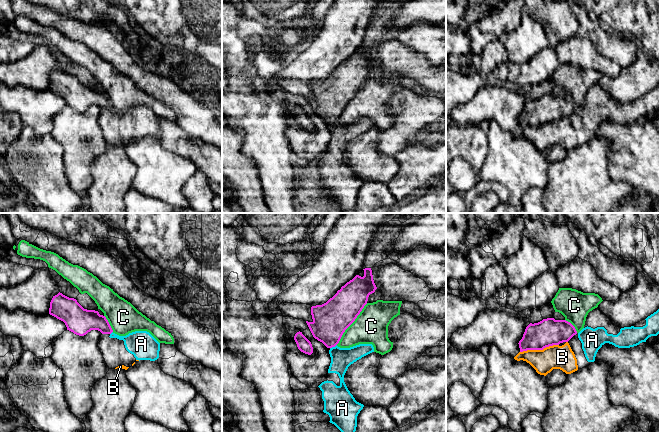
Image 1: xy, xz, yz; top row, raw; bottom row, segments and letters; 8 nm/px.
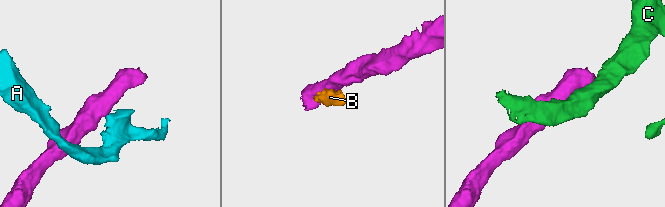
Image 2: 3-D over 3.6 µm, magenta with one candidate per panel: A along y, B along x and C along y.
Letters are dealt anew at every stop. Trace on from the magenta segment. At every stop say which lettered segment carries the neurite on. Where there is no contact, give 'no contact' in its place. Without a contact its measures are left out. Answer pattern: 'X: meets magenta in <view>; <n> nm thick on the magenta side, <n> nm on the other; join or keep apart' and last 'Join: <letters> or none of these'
A: meets magenta in xz; 280 nm thick on the magenta side, 180 nm on the other; keep apart
B: meets magenta in yz; 220 nm thick on the magenta side, 190 nm on the other; keep apart
C: meets magenta in xz; 280 nm thick on the magenta side, 280 nm on the other; keep apart
Join: none of these

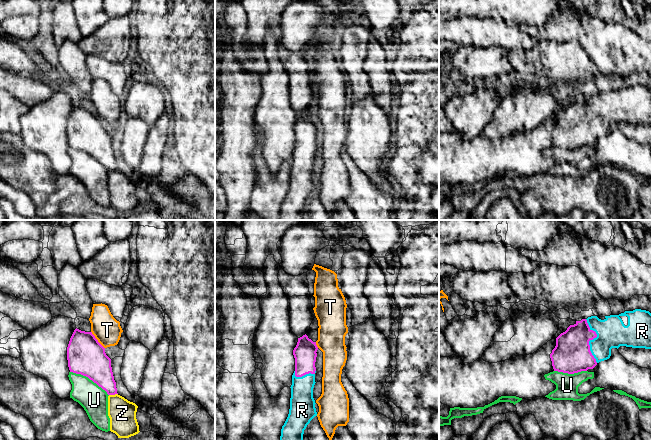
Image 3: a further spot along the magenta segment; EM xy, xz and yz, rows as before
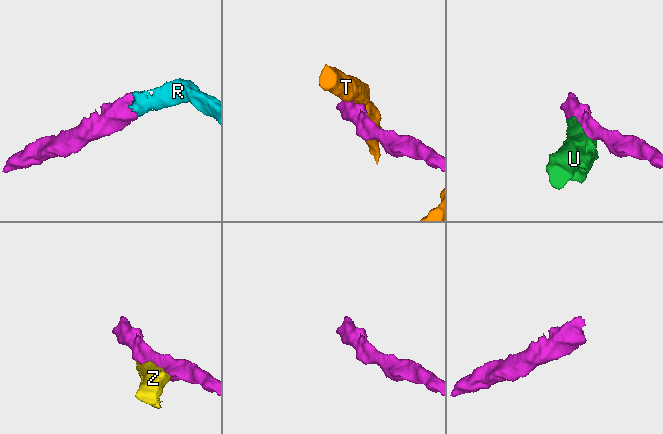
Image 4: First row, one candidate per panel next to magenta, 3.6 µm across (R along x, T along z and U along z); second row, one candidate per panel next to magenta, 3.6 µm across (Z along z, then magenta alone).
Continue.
R: meets magenta in yz; 300 nm thick on the magenta side, 240 nm on the other; join
T: meets magenta in xy; 300 nm thick on the magenta side, 220 nm on the other; keep apart
U: meets magenta in xy; 300 nm thick on the magenta side, 220 nm on the other; keep apart
Z: meets magenta in xy; 220 nm thick on the magenta side, 220 nm on the other; keep apart
Join: R

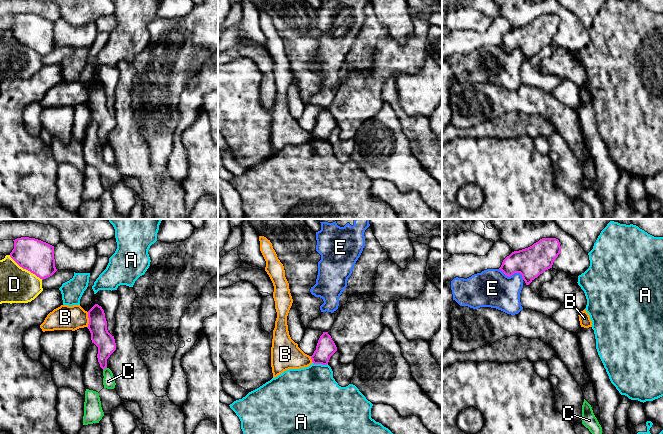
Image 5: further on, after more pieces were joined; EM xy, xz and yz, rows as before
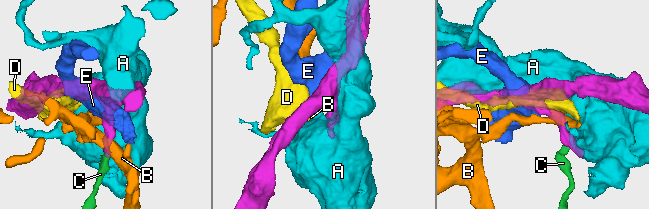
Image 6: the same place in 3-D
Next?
A: meets magenta in xz; 150 nm thick on the magenta side, 420 nm on the other; keep apart
B: meets magenta in xy; 150 nm thick on the magenta side, 200 nm on the other; keep apart
C: meets magenta in xy; 150 nm thick on the magenta side, 100 nm on the other; keep apart
D: meets magenta in xy; 260 nm thick on the magenta side, 280 nm on the other; keep apart
E: meets magenta in yz; 240 nm thick on the magenta side, 300 nm on the other; keep apart
Join: none of these

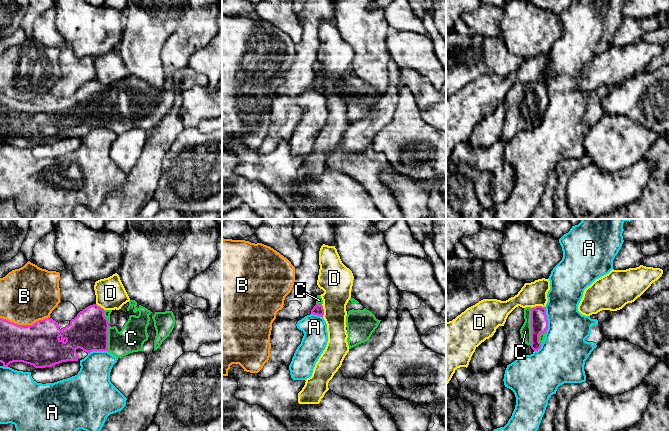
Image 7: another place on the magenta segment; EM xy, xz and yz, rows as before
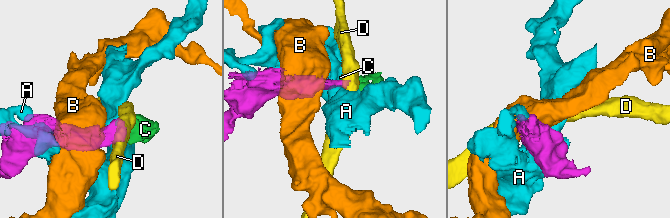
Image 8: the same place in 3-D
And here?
A: meets magenta in yz; 140 nm thick on the magenta side, 340 nm on the other; keep apart
B: meets magenta in xy; 340 nm thick on the magenta side, 440 nm on the other; keep apart
C: meets magenta in yz; 140 nm thick on the magenta side, 90 nm on the other; join
D: meets magenta in yz; 140 nm thick on the magenta side, 200 nm on the other; keep apart
Join: C

